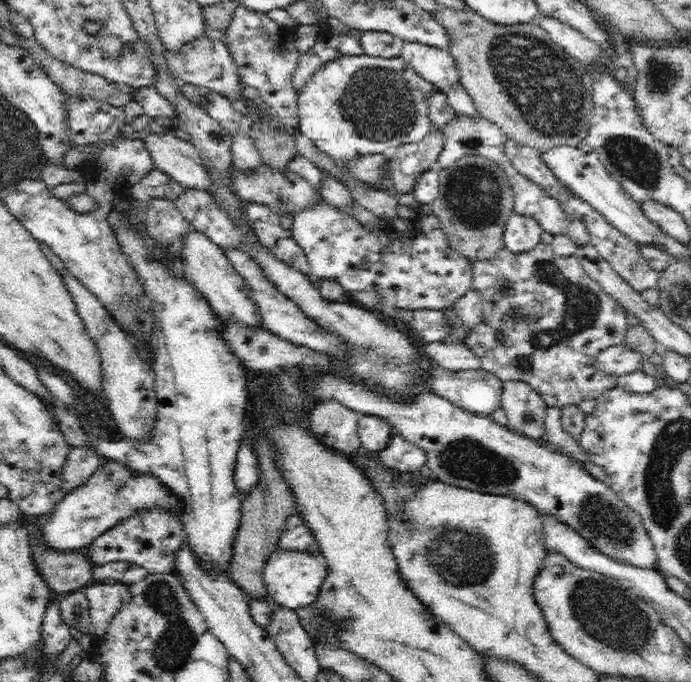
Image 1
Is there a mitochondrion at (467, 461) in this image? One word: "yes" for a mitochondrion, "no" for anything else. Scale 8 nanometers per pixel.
yes

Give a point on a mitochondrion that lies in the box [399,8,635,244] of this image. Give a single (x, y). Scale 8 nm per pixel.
(543, 89)

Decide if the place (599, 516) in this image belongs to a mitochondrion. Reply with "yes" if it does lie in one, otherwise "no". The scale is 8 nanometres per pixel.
yes

